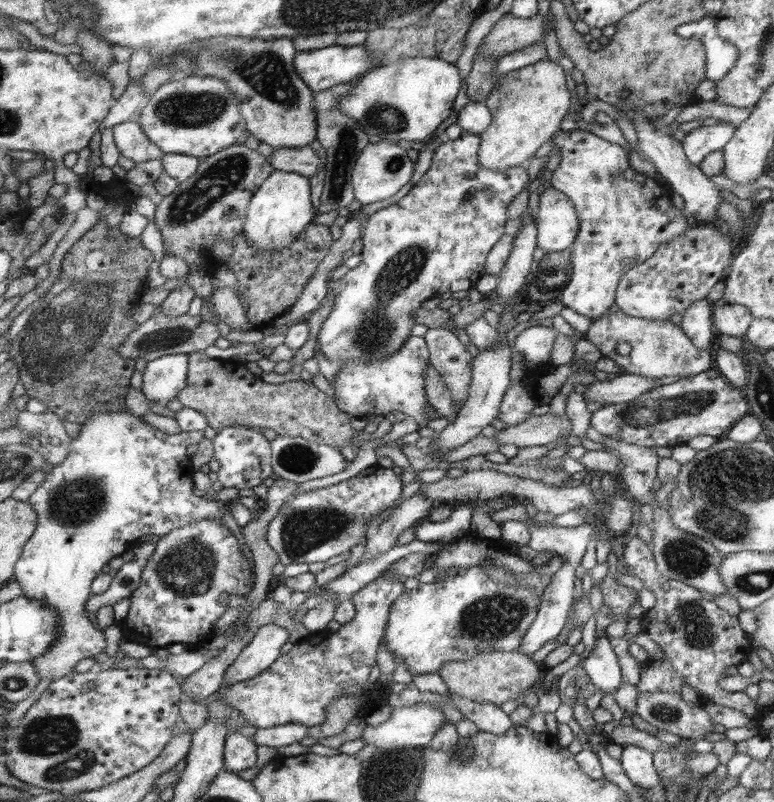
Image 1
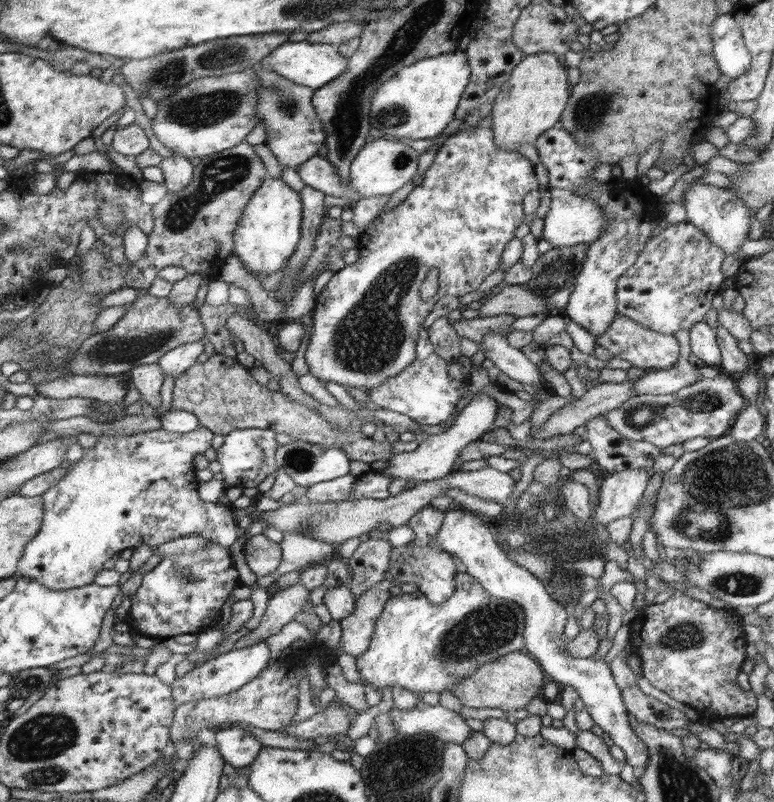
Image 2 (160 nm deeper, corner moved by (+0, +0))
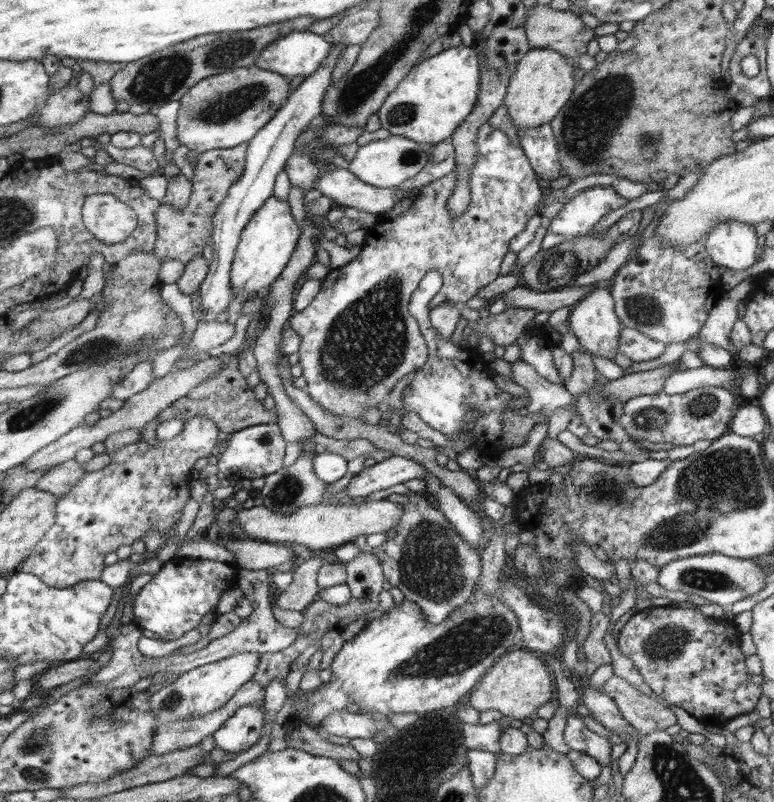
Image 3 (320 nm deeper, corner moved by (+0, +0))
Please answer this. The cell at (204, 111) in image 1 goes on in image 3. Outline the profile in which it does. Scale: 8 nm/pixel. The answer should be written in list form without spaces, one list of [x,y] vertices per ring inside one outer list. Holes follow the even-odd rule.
[[[253,64],[206,77],[187,90],[183,98],[178,100],[181,106],[177,116],[176,138],[178,142],[200,155],[210,150],[233,148],[252,141],[258,134],[258,130],[270,122],[282,106],[282,102],[288,98],[291,93],[289,81],[290,78],[283,74],[264,70]]]

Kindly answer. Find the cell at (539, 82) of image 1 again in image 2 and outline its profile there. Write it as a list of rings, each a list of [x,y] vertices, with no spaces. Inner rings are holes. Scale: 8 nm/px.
[[[554,53],[526,55],[510,73],[496,97],[491,127],[494,144],[504,152],[517,152],[520,144],[534,144],[540,135],[559,124],[562,111],[568,104],[572,85],[567,80],[567,65]]]

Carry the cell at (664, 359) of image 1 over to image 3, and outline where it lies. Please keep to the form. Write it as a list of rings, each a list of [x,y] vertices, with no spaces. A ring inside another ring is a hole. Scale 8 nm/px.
[[[621,328],[619,338],[619,352],[630,357],[634,362],[648,362],[658,358],[667,345],[652,340],[639,330]]]

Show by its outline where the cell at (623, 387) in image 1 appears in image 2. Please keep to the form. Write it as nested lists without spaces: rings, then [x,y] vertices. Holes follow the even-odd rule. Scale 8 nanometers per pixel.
[[[680,330],[674,336],[679,340],[679,359],[668,370],[650,370],[639,380],[633,380],[635,394],[668,394],[678,392],[682,387],[694,384],[702,378],[699,367],[688,362],[690,353],[689,332]]]

